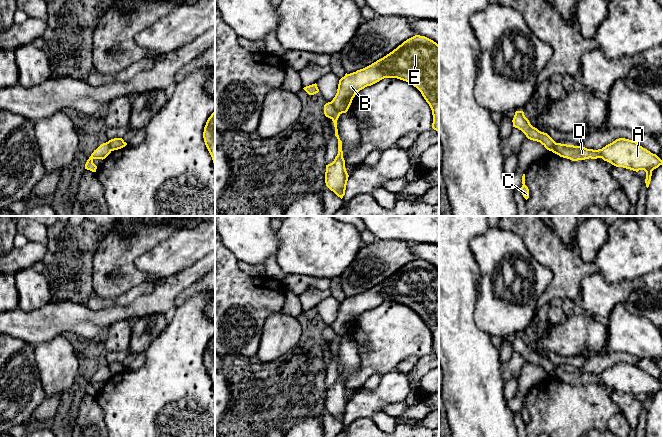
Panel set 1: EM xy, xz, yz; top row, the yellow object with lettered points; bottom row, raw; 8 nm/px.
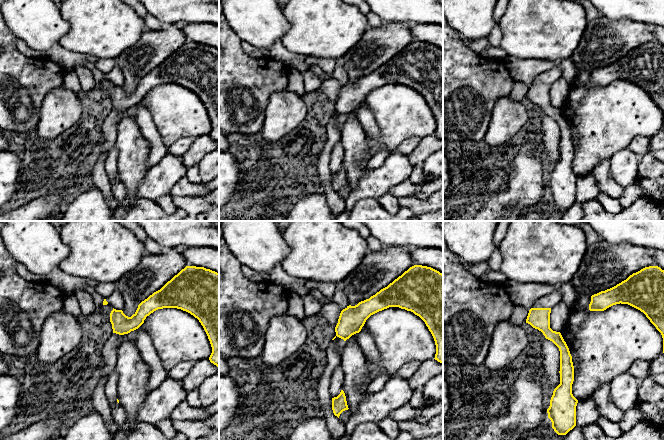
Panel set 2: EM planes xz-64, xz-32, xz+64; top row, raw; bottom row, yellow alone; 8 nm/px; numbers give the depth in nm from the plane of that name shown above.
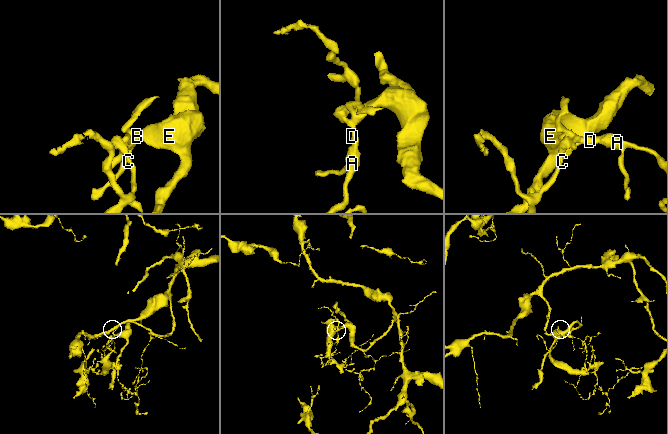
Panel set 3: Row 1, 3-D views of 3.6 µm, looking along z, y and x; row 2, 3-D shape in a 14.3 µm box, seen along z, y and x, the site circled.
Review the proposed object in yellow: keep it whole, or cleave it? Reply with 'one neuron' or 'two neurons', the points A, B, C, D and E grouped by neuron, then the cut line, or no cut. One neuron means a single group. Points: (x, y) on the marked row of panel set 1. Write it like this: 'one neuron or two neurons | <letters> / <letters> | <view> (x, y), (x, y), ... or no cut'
two neurons | A C D / B E | xz (330, 102), (340, 113)

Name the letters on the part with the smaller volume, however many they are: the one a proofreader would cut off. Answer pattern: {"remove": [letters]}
{"remove": ["A", "C", "D"]}

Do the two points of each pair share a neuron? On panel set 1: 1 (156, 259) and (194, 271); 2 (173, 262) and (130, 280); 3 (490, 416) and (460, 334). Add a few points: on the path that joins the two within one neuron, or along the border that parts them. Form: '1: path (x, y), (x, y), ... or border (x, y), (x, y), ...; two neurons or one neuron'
1: border (204, 256), (178, 273), (165, 277); two neurons
2: border (150, 250), (135, 261), (147, 280); two neurons
3: path (473, 396), (471, 366), (465, 354); one neuron

